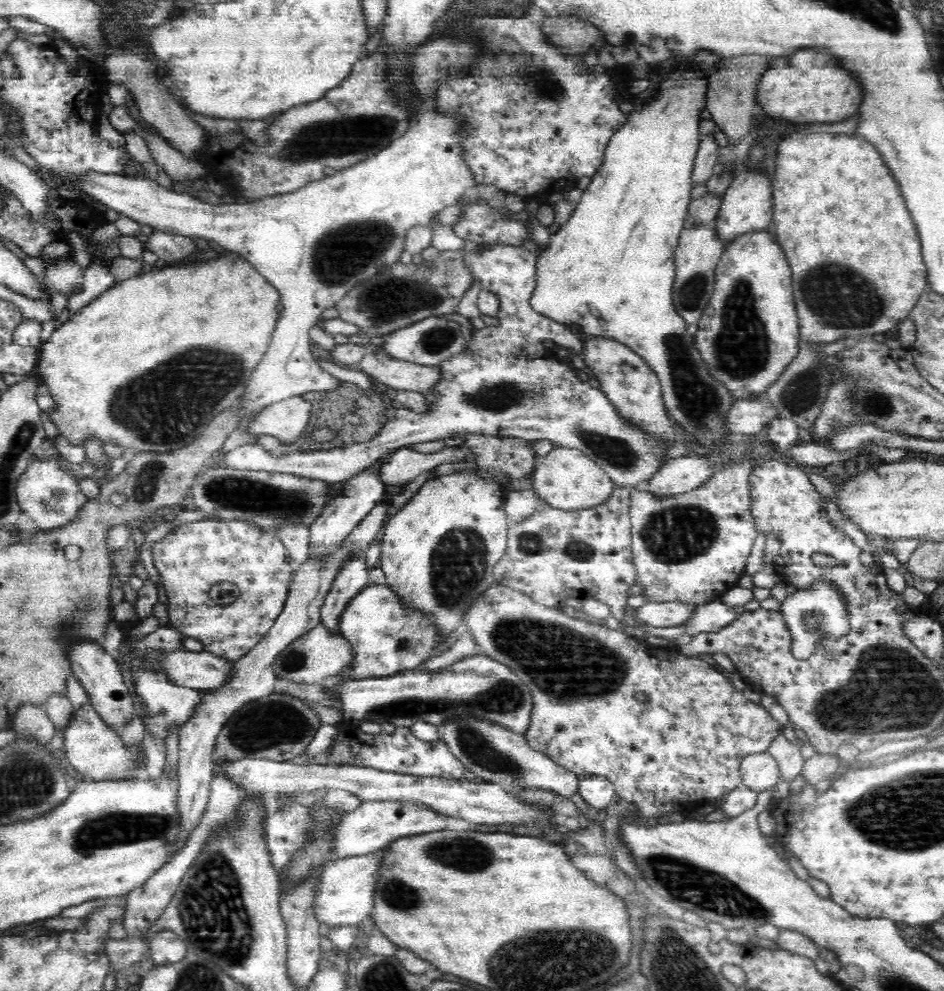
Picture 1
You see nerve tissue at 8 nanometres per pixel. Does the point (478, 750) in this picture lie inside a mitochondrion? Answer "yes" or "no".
yes

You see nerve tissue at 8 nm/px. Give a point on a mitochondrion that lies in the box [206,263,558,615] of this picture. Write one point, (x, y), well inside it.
(386, 300)

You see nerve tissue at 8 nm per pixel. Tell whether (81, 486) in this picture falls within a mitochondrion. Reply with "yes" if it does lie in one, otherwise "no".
no

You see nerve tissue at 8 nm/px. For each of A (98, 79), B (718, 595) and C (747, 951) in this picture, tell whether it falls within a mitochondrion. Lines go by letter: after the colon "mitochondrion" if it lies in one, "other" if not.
A: other
B: other
C: other

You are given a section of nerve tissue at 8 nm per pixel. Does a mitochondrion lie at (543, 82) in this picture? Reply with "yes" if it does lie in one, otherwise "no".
yes

